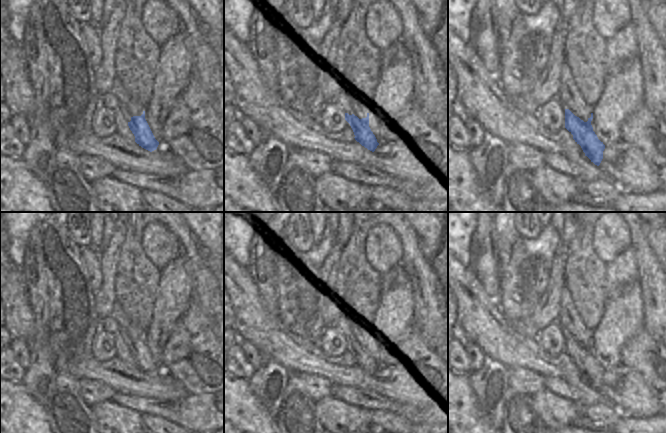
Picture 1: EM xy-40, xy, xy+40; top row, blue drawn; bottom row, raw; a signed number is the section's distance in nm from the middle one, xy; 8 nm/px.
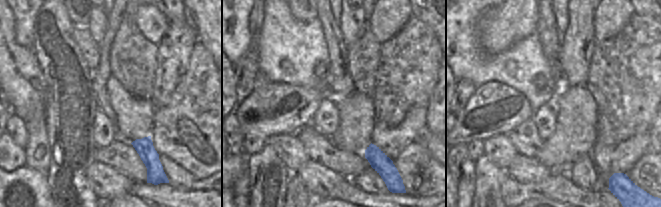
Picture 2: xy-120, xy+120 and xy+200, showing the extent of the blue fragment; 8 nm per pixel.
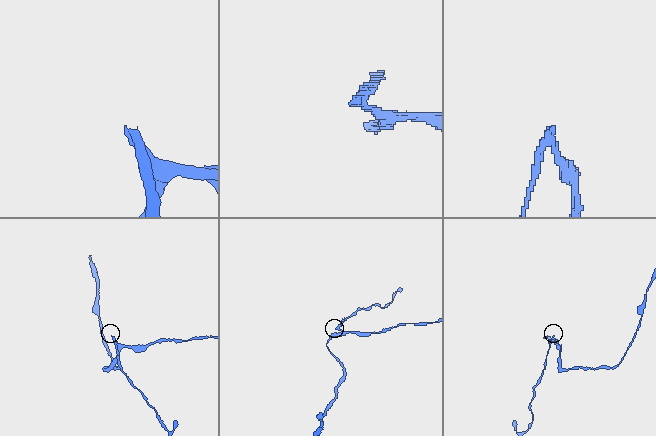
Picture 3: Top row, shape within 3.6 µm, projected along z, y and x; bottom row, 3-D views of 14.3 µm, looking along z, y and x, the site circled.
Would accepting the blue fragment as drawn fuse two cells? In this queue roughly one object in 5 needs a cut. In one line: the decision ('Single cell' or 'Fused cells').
Fused cells.

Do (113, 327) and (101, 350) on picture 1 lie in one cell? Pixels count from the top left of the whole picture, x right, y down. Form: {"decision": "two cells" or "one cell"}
{"decision": "two cells"}

